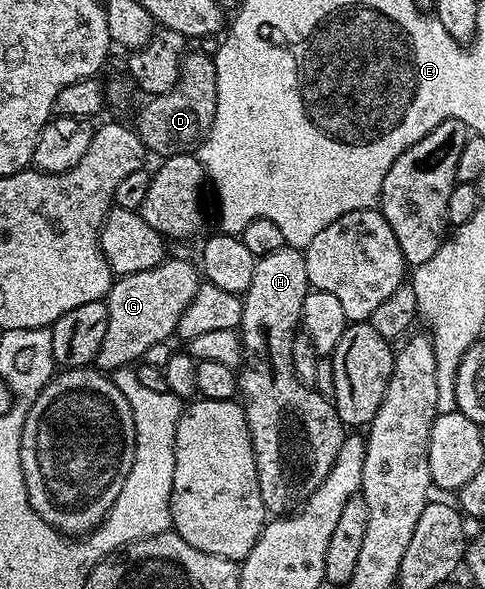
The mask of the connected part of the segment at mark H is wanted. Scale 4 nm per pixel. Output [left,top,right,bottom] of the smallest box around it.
[238,244,346,516]

